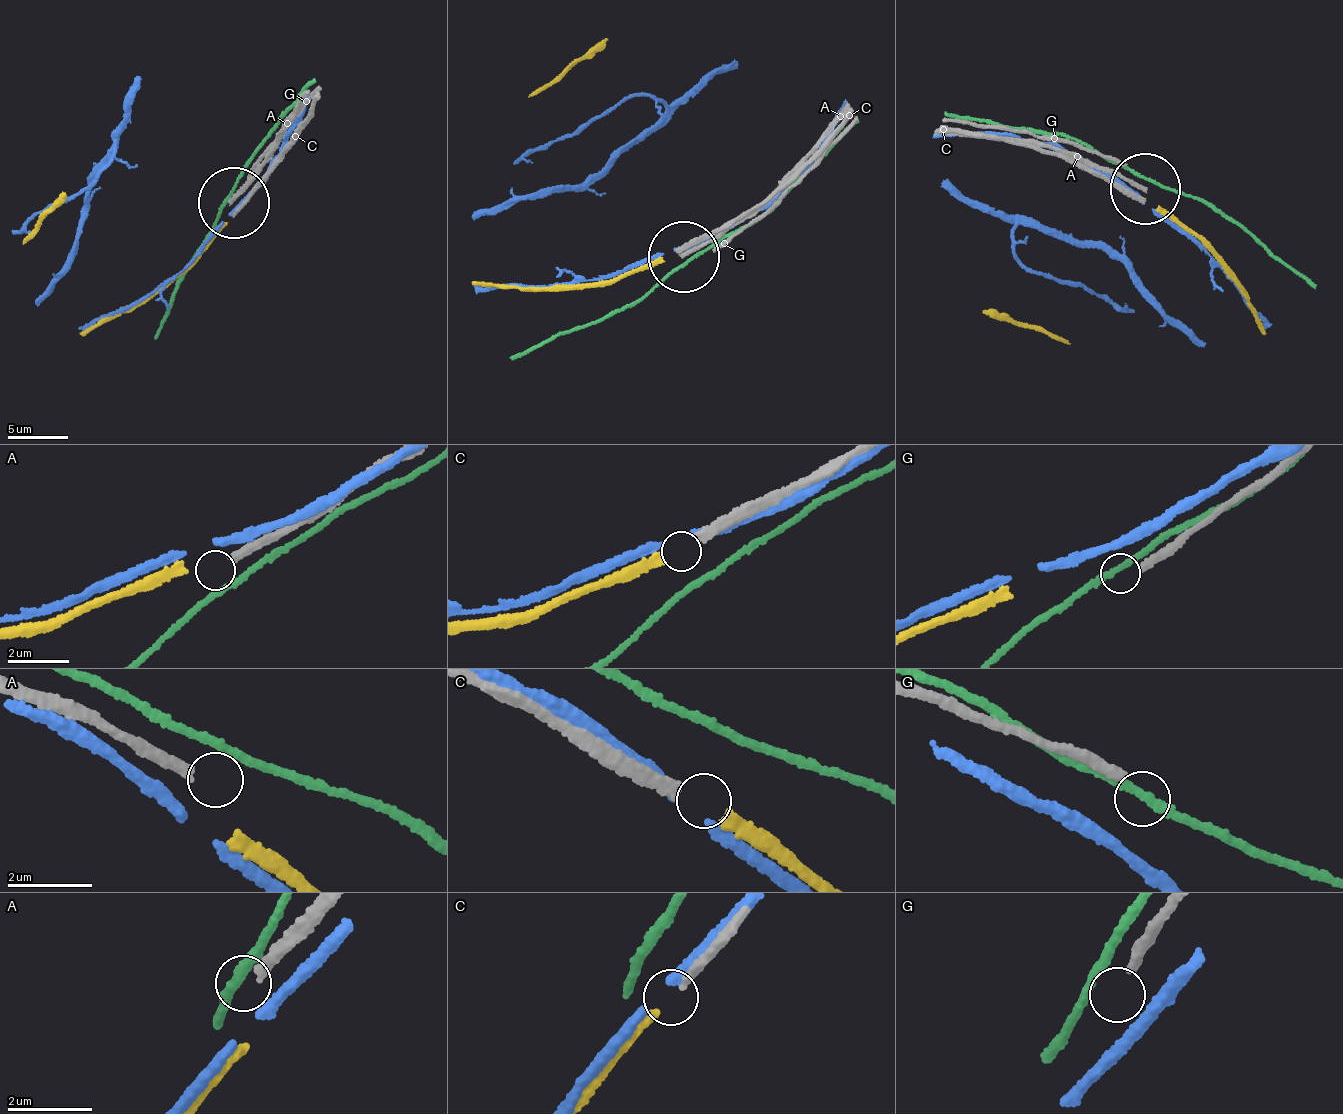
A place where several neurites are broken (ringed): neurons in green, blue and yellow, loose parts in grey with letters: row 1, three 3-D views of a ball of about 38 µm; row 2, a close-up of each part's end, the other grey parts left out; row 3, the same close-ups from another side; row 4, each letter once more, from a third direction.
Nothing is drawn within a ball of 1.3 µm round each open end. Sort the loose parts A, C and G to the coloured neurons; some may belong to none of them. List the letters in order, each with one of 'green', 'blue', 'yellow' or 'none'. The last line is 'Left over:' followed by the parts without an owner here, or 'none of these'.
A: none
C: yellow
G: none
Left over: A, G

